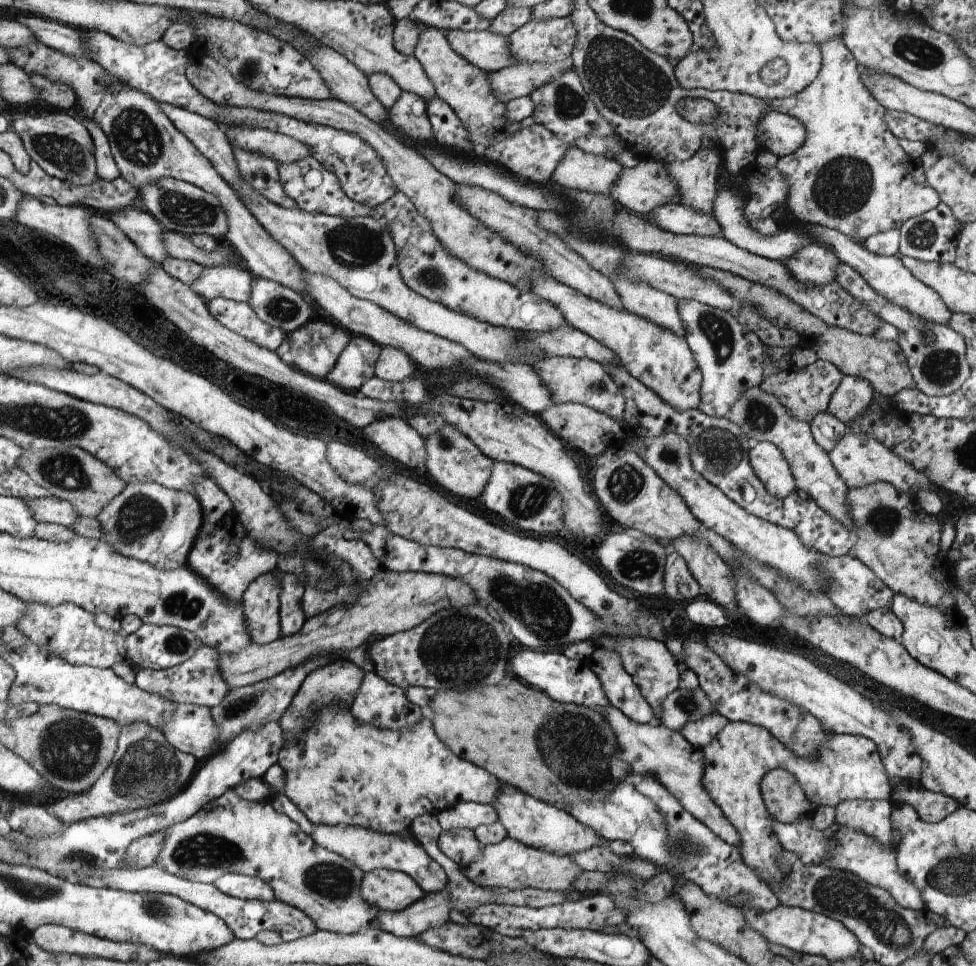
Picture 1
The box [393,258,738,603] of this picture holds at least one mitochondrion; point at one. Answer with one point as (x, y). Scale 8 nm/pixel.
(529, 500)

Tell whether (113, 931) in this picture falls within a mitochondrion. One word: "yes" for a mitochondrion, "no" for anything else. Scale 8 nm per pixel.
no

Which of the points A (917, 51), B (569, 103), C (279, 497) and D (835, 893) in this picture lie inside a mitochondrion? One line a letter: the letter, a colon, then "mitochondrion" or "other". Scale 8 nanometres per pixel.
A: mitochondrion
B: mitochondrion
C: other
D: mitochondrion

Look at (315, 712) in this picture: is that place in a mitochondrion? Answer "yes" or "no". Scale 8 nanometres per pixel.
no

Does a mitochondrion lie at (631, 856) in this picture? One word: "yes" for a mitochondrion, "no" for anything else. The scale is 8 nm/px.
no

